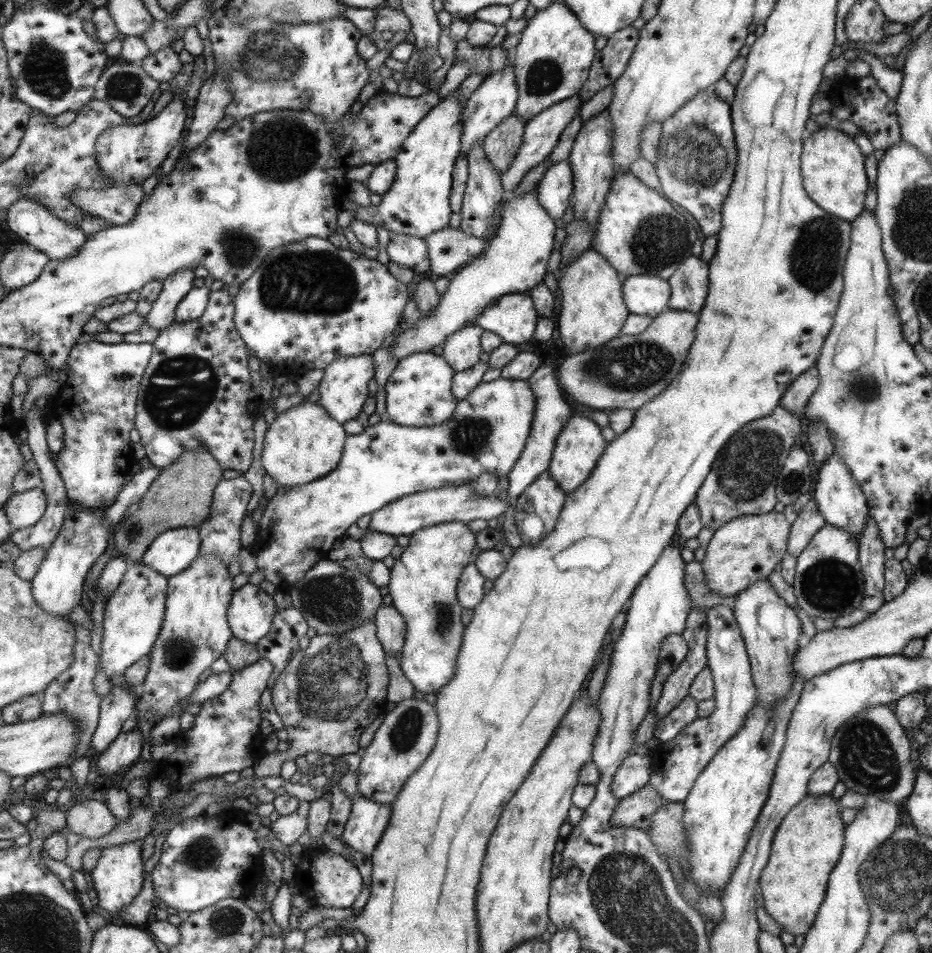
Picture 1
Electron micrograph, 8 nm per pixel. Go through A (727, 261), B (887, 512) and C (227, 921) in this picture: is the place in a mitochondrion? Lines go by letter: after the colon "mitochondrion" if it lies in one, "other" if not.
A: other
B: other
C: mitochondrion

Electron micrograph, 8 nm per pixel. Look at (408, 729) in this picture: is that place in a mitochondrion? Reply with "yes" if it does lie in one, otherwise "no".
yes

